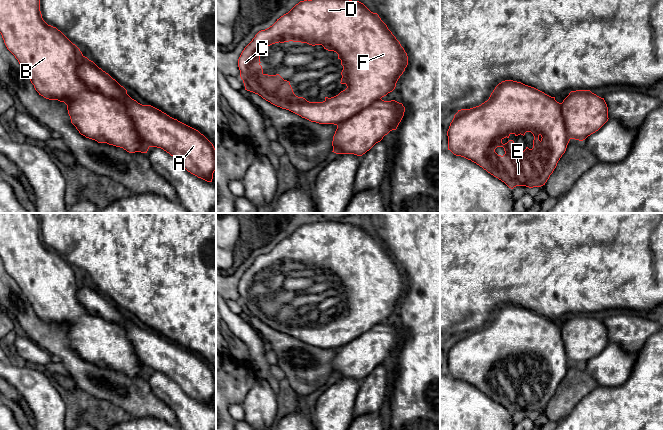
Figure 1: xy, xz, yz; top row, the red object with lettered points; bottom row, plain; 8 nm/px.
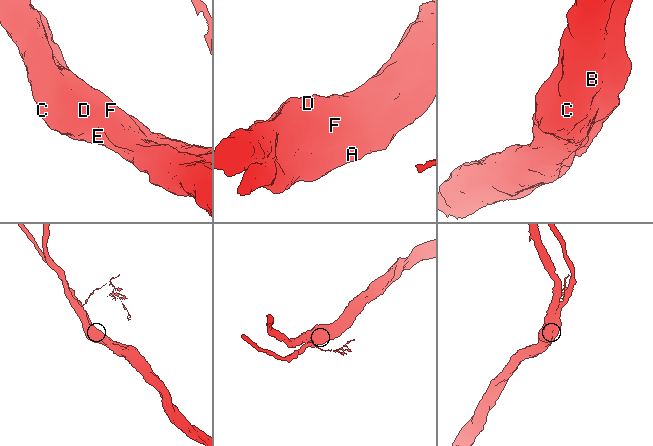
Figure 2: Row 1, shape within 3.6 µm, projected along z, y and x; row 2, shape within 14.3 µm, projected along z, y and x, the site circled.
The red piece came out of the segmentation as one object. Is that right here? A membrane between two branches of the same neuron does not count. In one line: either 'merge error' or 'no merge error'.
no merge error

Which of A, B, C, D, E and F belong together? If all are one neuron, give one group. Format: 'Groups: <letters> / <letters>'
Groups: A B C D E F

